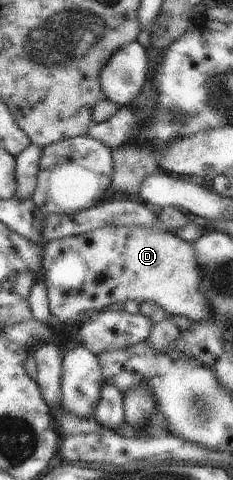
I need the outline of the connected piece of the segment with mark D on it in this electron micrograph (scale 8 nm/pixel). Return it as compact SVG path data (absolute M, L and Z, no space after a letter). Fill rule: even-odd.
M104 225L103 227L94 229L92 232L87 232L78 236L69 236L58 240L53 240L44 246L44 262L42 263L43 281L48 291L48 304L53 315L53 320L62 323L77 317L79 313L85 311L102 311L109 305L125 305L127 302L137 302L141 305L143 302L153 302L161 306L169 315L185 316L193 322L205 321L210 322L212 318L212 309L208 304L208 300L199 289L200 271L195 257L194 244L185 241L179 234L167 229L158 228L157 226L141 227L138 225L112 226Z

